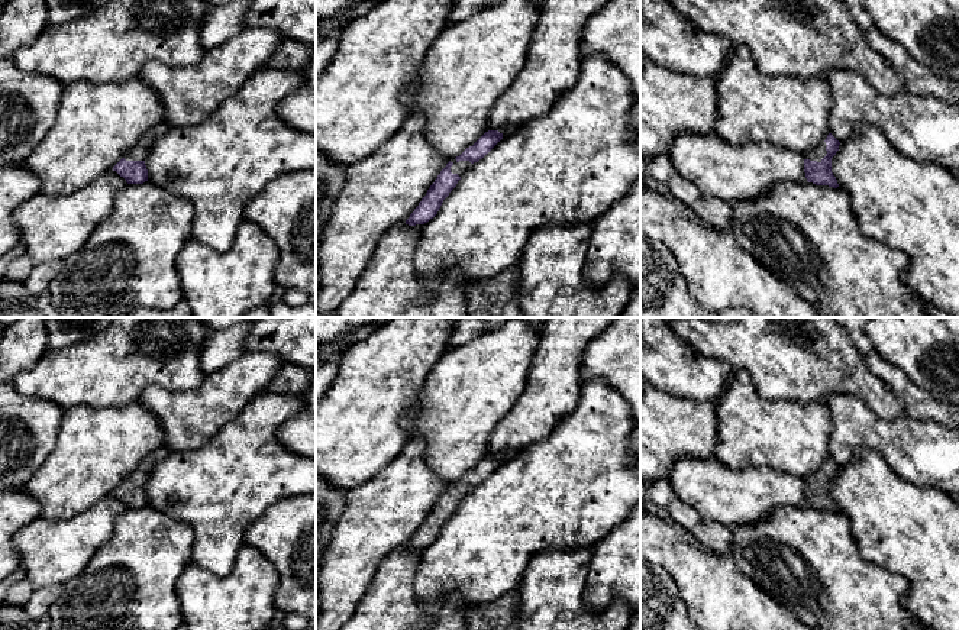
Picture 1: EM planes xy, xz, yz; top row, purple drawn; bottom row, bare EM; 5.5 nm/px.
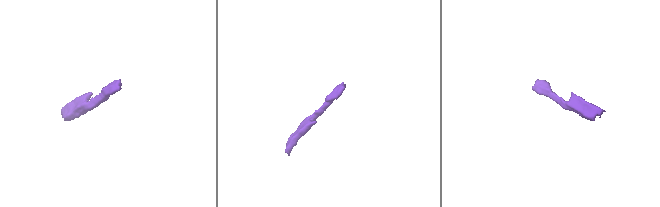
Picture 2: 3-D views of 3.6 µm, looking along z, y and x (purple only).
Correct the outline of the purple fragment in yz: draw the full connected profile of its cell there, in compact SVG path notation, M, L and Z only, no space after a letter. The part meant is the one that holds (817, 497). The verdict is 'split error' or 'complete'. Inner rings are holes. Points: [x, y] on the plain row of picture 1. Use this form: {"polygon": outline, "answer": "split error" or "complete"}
{"polygon": "M832 458L827 459L824 466L826 472L818 469L803 479L805 503L816 510L837 513L837 504L832 497L832 482L839 475L840 466Z", "answer": "split error"}

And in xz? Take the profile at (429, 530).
{"polygon": "M488 455L459 481L451 484L430 510L419 530L406 545L406 549L424 549L433 543L437 539L443 524L456 511L465 495L469 494L474 487L482 484L501 463L503 458L498 455Z", "answer": "split error"}

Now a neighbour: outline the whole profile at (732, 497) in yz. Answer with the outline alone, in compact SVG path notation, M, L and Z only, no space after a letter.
M681 456L666 479L703 518L729 529L761 521L779 507L808 507L801 478L766 466L733 469L716 458Z

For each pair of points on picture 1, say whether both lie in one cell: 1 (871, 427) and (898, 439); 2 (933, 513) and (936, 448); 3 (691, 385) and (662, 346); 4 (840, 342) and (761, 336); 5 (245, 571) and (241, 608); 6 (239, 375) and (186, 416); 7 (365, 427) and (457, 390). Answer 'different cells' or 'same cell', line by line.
1: same cell
2: different cells
3: same cell
4: same cell
5: same cell
6: same cell
7: different cells

